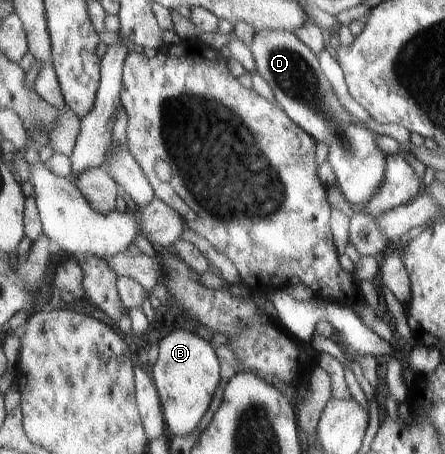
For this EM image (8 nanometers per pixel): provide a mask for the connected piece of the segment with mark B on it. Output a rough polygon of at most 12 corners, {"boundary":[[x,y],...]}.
{"boundary":[[177,329],[153,366],[169,437],[197,431],[218,389],[214,345]]}

